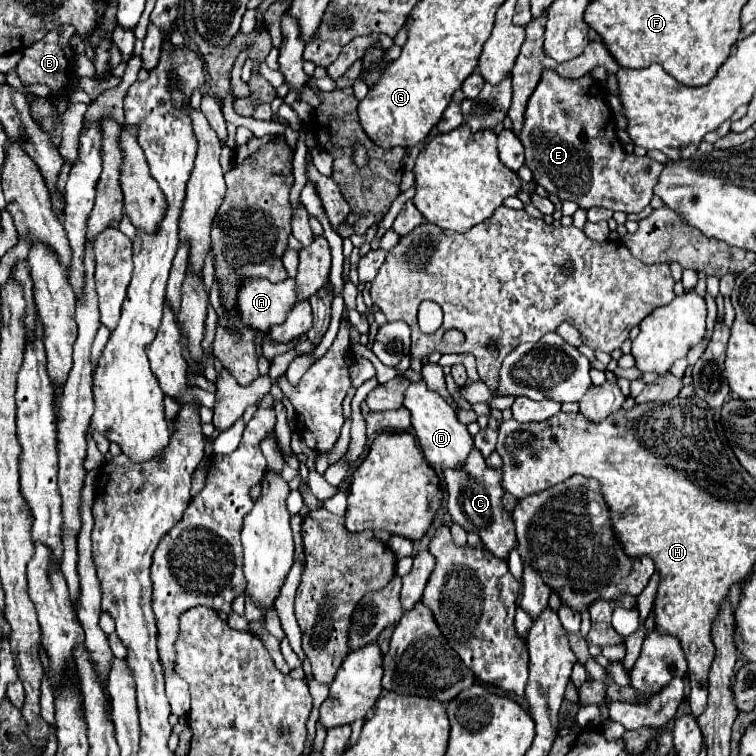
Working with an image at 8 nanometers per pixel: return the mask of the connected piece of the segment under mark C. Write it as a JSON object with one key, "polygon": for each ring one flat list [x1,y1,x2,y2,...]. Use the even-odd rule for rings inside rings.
{"polygon":[[475,446,473,452,469,452,469,460,465,462,467,466,463,470,441,468,449,492,447,510,453,522,463,526,467,532,477,532,489,552,493,552,501,560,507,560,509,552,517,546,517,538,515,538,515,526,511,514,505,512,501,504,501,496,505,494,501,486,501,472,497,468,489,468,485,464,485,458,481,456,481,452,477,452]]}

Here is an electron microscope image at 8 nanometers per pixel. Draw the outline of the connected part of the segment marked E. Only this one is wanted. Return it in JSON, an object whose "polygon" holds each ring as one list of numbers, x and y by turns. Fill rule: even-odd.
{"polygon":[[545,70,541,76,541,82,537,84,535,92,531,94,525,110,523,128,519,134,519,140,525,148,525,166,533,172,533,180,543,186,549,194,557,194,559,200,571,200,579,208,589,210,593,206,609,208,609,210,621,210,625,214,629,212,641,212,645,206,649,206,653,196,653,186,657,184,657,178,663,170,663,164,647,158,647,156,631,156,623,150,615,136,615,122,611,116,609,106,605,104,601,86,595,78,585,74,579,80,567,80,561,78,557,72],[581,112,591,114,587,116,591,122,577,122,581,120]]}

